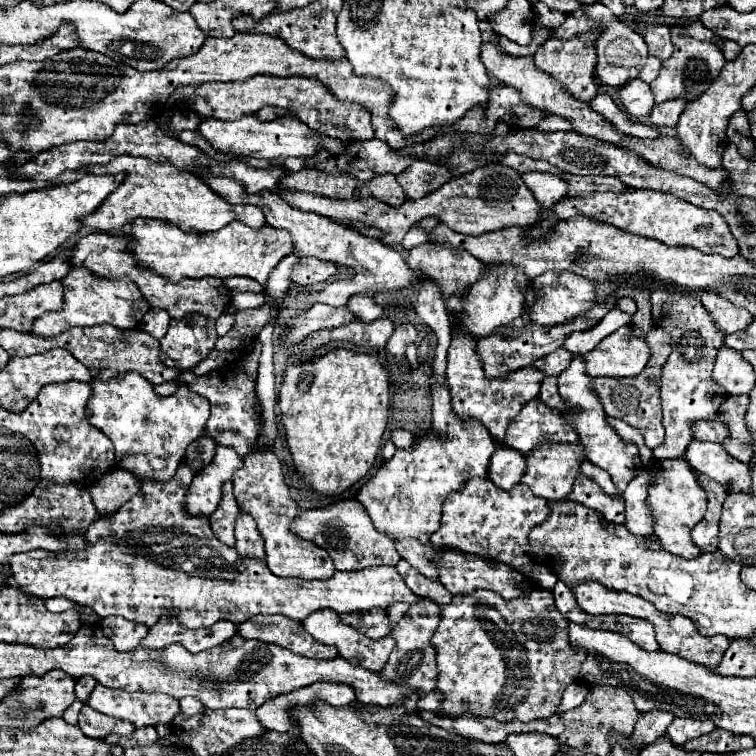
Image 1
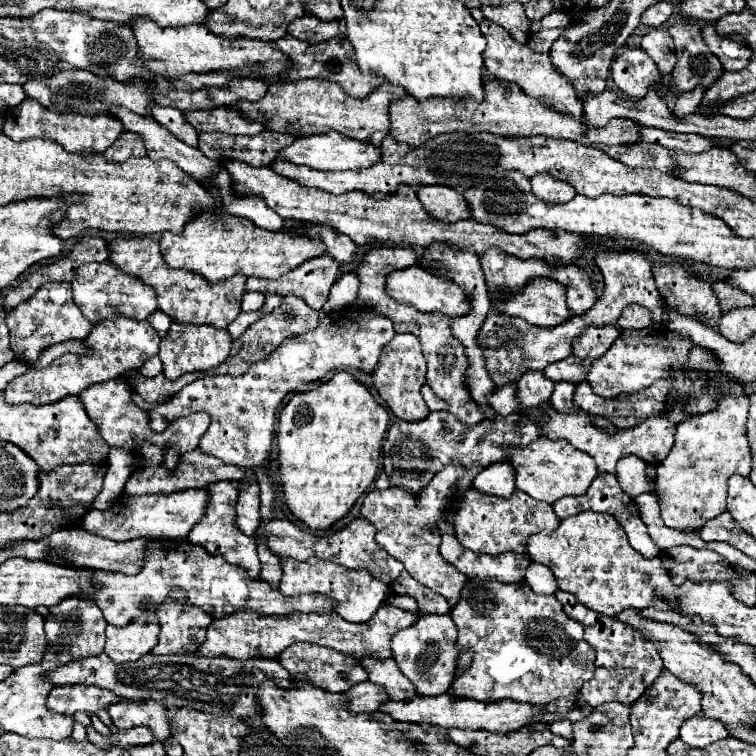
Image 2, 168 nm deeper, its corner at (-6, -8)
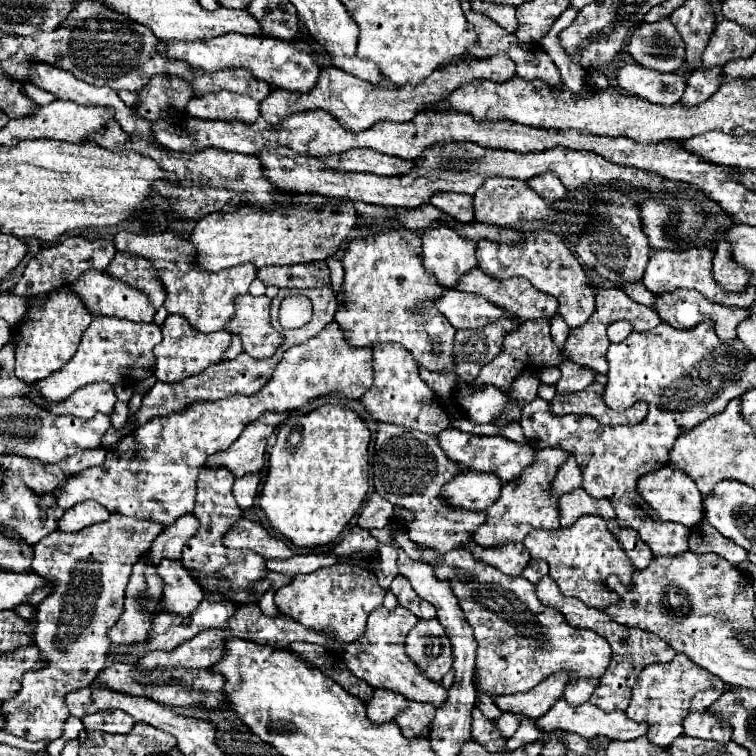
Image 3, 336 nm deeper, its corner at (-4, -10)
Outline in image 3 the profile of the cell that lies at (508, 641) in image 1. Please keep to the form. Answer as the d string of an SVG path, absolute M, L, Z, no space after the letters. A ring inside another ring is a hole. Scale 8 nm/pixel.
M407 532L399 534L395 538L395 542L399 544L399 548L403 548L407 552L409 558L417 558L417 560L423 558L425 562L435 566L435 574L439 578L445 578L451 582L451 588L453 588L455 596L459 598L459 606L465 614L465 620L475 630L475 640L479 646L477 648L477 664L475 664L475 686L477 686L479 694L497 698L497 696L527 692L533 686L537 686L541 680L545 680L549 674L555 674L555 672L567 672L569 682L579 680L579 678L585 678L585 680L599 678L605 672L605 668L609 666L611 648L609 648L607 640L601 638L593 630L573 628L573 626L565 624L565 616L561 616L561 612L541 604L541 600L537 598L535 584L531 584L527 578L505 576L503 572L497 572L497 568L493 568L489 564L477 564L477 560L473 560L473 556L469 556L469 552L449 552L449 556L445 556L445 562L437 560L437 556L433 556L433 552L425 552L425 548L415 546L409 540Z

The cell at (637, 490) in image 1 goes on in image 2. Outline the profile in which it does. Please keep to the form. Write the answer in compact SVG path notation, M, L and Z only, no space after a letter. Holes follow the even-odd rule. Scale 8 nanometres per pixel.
M747 396L721 398L711 414L687 418L677 426L675 444L667 458L657 466L657 496L661 498L661 518L665 526L677 530L699 530L707 520L725 512L727 478L733 474L749 476L751 448L747 442Z

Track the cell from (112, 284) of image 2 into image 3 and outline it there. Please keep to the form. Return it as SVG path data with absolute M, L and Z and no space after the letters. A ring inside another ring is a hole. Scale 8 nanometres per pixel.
M117 252L113 258L113 264L105 270L111 278L125 282L127 286L143 292L149 298L149 304L159 310L165 300L163 284L157 280L157 274L153 272L151 264L145 258L133 256L129 252Z

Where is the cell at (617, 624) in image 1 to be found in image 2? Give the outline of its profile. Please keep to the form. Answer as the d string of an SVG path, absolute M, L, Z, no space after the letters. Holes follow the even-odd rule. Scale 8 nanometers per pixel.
M597 614L595 620L585 626L585 638L596 652L593 678L581 688L581 696L591 706L613 700L633 704L637 702L637 698L643 696L645 688L653 684L653 680L663 670L663 660L659 658L655 646L651 646L651 642L647 642L641 632L633 630L629 624L619 622L617 618Z

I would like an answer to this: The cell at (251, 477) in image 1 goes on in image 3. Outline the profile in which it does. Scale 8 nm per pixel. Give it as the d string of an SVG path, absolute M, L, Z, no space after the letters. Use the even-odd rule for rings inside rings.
M339 564L311 574L297 574L287 586L275 592L275 604L285 616L305 624L305 628L335 632L341 642L353 642L365 632L369 612L383 604L385 594L387 590L379 586L375 572L355 564Z

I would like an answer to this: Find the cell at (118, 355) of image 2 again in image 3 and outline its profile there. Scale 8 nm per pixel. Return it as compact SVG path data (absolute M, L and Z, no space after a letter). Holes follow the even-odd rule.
M95 316L89 328L83 332L79 348L75 356L51 376L29 384L39 396L53 404L67 400L75 390L93 384L93 382L109 382L109 384L135 384L141 378L153 374L153 348L161 342L161 328L153 322L129 322L117 316Z

